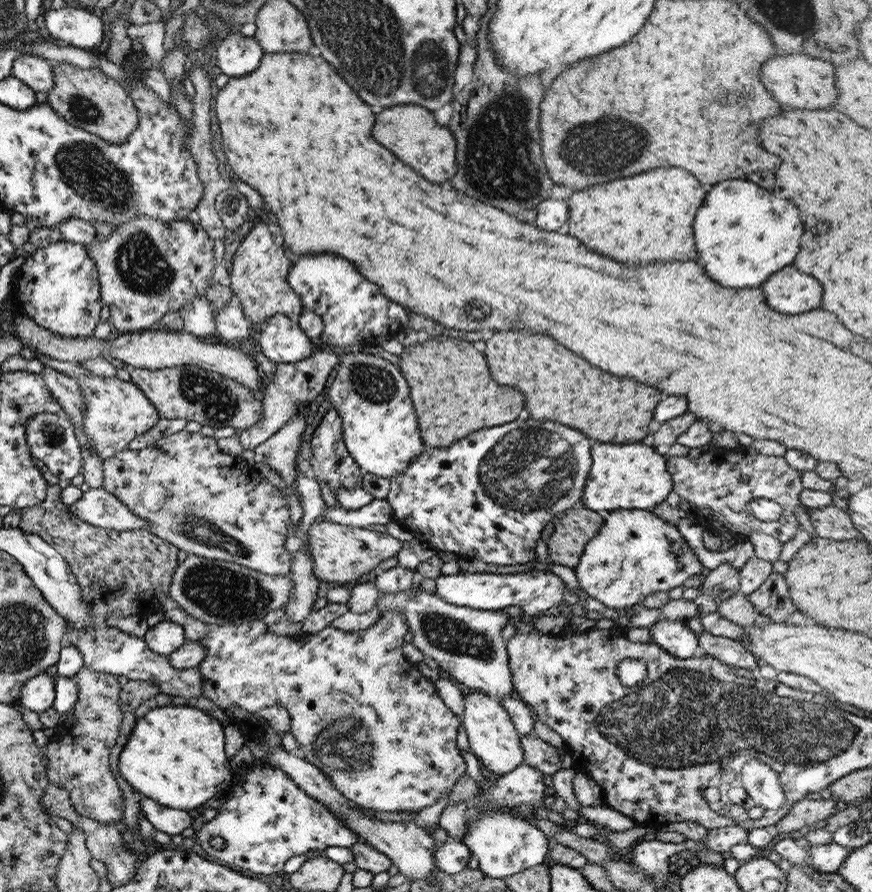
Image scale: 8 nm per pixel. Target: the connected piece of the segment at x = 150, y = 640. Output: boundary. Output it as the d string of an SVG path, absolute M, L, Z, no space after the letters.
M164 620L148 628L142 640L151 652L167 657L182 646L184 638L183 628L179 624Z

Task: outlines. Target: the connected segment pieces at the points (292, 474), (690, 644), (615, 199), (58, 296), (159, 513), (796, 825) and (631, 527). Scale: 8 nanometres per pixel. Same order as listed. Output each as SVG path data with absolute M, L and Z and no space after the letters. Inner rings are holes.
M300 413L292 414L288 421L274 432L265 442L258 444L254 449L254 462L269 465L289 488L296 492L294 484L296 478L296 459L299 444L303 442L305 419Z
M661 620L648 629L651 642L675 658L684 659L699 653L696 636L681 622Z
M653 168L637 176L621 178L615 182L597 184L593 188L572 192L568 220L564 231L585 244L611 256L625 266L647 266L651 262L693 260L693 214L699 208L705 190L699 182L679 168Z
M62 239L35 249L13 278L9 291L12 300L17 310L33 319L35 324L62 337L82 339L93 336L102 300L98 272L82 245Z
M184 429L137 450L123 449L103 463L102 488L124 504L135 516L148 522L148 531L186 554L232 562L261 574L281 576L290 572L292 553L285 547L290 514L286 496L263 479L240 457L220 451L213 437Z
M801 799L780 818L775 827L778 832L798 832L803 826L812 828L821 825L840 807L838 802L833 799Z
M619 509L605 514L603 519L597 534L585 543L578 563L572 568L578 588L603 606L621 612L641 604L648 594L667 592L682 586L687 578L701 572L702 566L695 552L681 537L675 525L665 522L653 510Z

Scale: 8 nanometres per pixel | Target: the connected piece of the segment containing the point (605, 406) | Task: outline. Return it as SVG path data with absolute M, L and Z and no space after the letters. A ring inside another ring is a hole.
M519 330L495 332L485 342L483 354L491 378L497 384L517 388L525 396L529 418L569 424L597 442L619 444L643 440L661 396L657 388L601 372L545 334Z

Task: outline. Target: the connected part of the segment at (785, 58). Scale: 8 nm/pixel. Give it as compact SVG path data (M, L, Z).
M780 53L769 57L760 64L761 84L773 94L779 104L789 104L793 108L827 108L835 100L833 88L833 66L829 62L806 54Z

